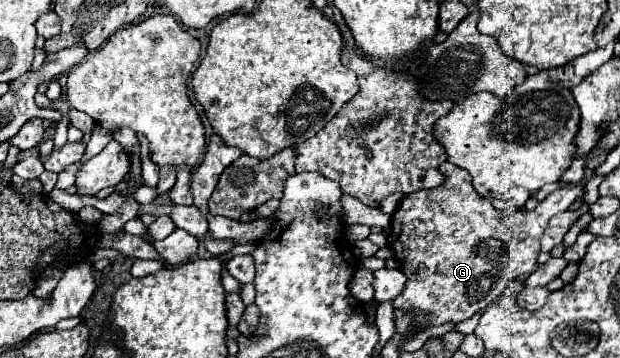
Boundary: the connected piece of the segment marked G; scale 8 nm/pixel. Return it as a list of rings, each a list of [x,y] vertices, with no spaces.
[[[443,163],[441,173],[445,175],[445,183],[435,189],[421,189],[415,193],[409,193],[401,199],[399,209],[391,217],[391,229],[387,235],[387,245],[391,247],[395,259],[399,261],[407,285],[405,289],[395,297],[393,305],[403,311],[413,311],[417,317],[415,321],[421,325],[437,327],[443,323],[459,323],[469,319],[475,313],[483,313],[493,301],[499,299],[499,295],[505,291],[509,281],[529,275],[537,263],[537,257],[541,253],[541,235],[549,223],[549,219],[557,213],[563,213],[569,209],[575,199],[585,195],[587,177],[577,181],[573,187],[563,187],[547,195],[533,211],[515,211],[515,213],[499,213],[485,197],[481,197],[471,181],[469,173],[465,169],[457,169],[457,165]]]

